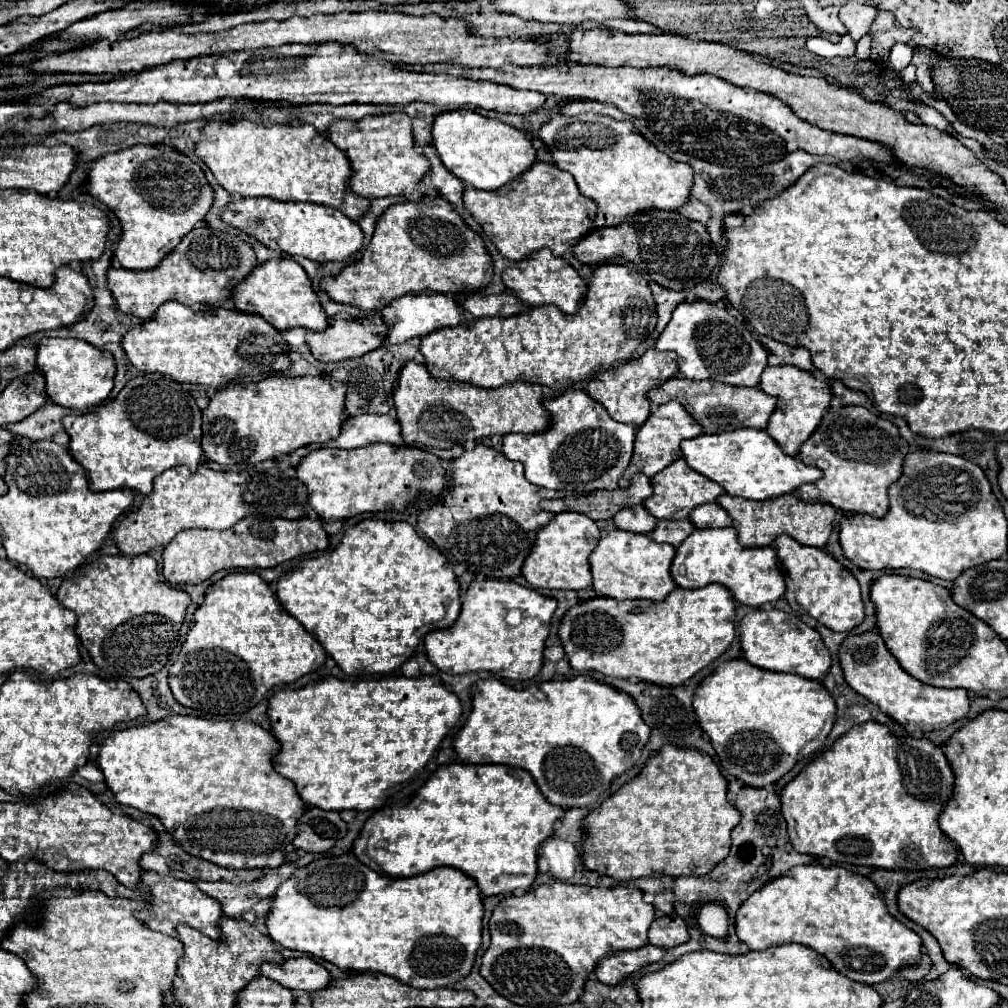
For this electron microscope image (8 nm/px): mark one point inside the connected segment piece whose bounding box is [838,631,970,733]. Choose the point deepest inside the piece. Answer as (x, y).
(869, 668)

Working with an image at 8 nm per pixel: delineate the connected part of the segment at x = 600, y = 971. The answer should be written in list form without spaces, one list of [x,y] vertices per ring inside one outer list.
[[[644,945],[642,949],[636,951],[622,951],[616,955],[610,955],[608,959],[602,959],[596,969],[594,975],[598,981],[606,983],[606,985],[620,985],[628,975],[632,975],[634,971],[640,971],[642,967],[660,961],[664,957],[664,949],[654,947],[654,945]]]

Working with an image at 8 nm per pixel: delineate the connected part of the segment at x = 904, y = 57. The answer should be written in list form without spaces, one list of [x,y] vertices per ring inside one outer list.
[[[898,43],[892,47],[890,55],[888,55],[888,63],[900,73],[904,67],[910,65],[910,59],[912,59],[912,47],[906,45],[906,43]]]

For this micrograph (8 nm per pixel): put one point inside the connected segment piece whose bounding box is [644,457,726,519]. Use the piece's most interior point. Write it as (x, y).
(677, 490)

